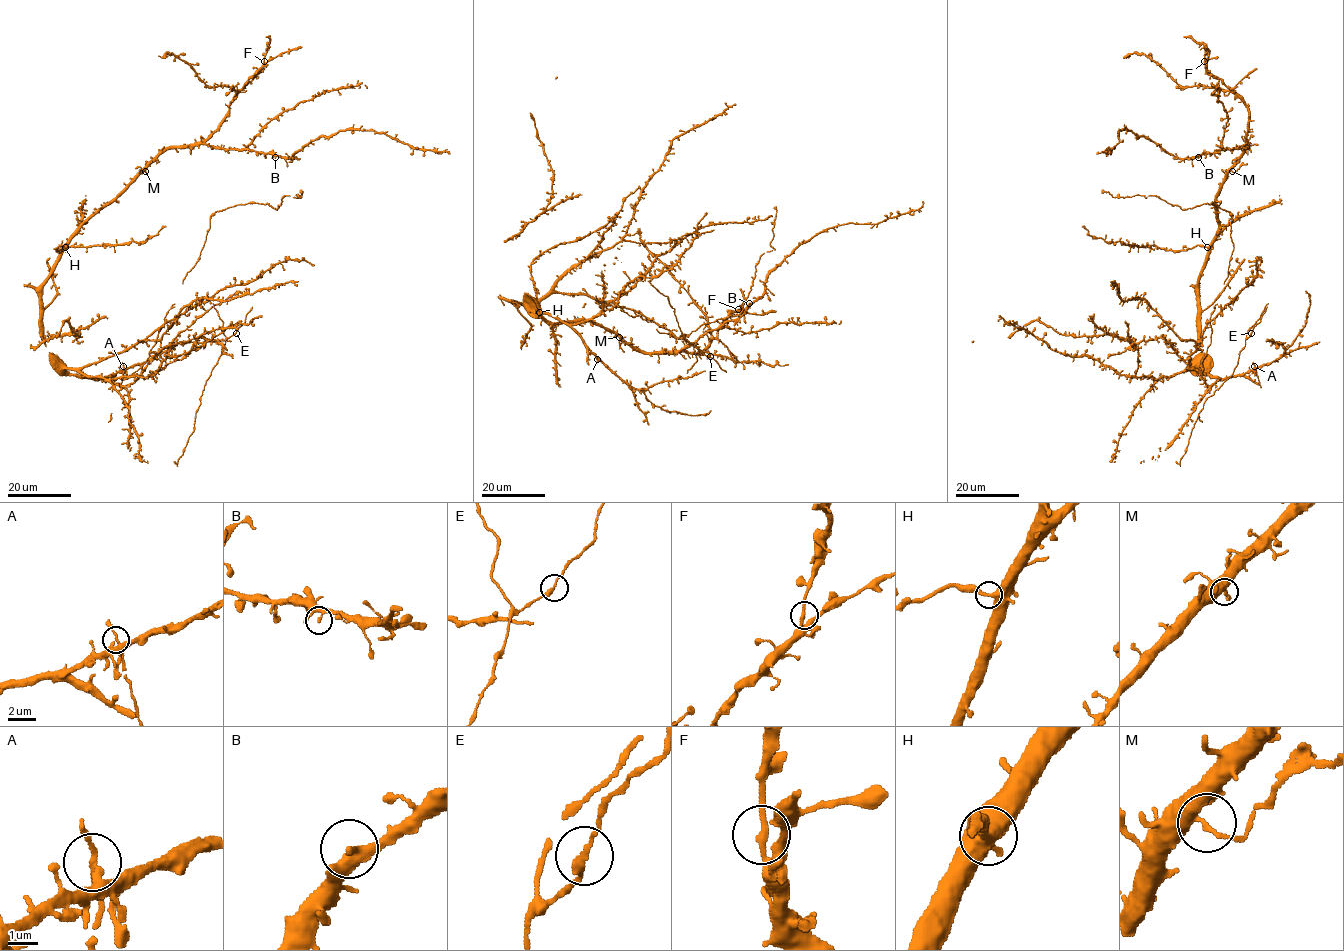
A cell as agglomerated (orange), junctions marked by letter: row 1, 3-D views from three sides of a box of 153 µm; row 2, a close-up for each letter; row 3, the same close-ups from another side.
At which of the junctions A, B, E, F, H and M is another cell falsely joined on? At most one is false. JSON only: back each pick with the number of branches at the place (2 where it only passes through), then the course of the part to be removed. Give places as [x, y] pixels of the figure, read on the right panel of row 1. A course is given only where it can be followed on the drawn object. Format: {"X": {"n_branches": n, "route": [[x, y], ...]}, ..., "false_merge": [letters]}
{"M": {"n_branches": 2, "route": [[1232, 171], [1235, 172], [1247, 164]]}, "false_merge": ["M"]}

